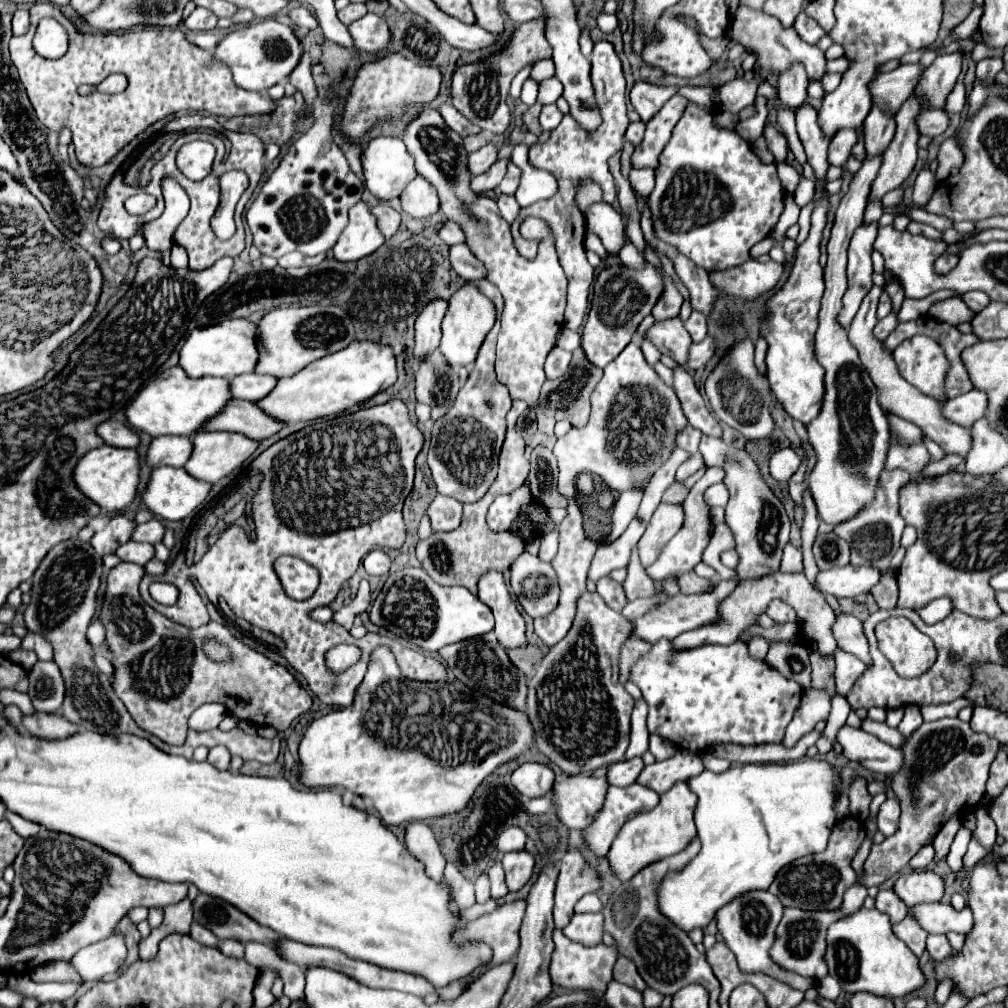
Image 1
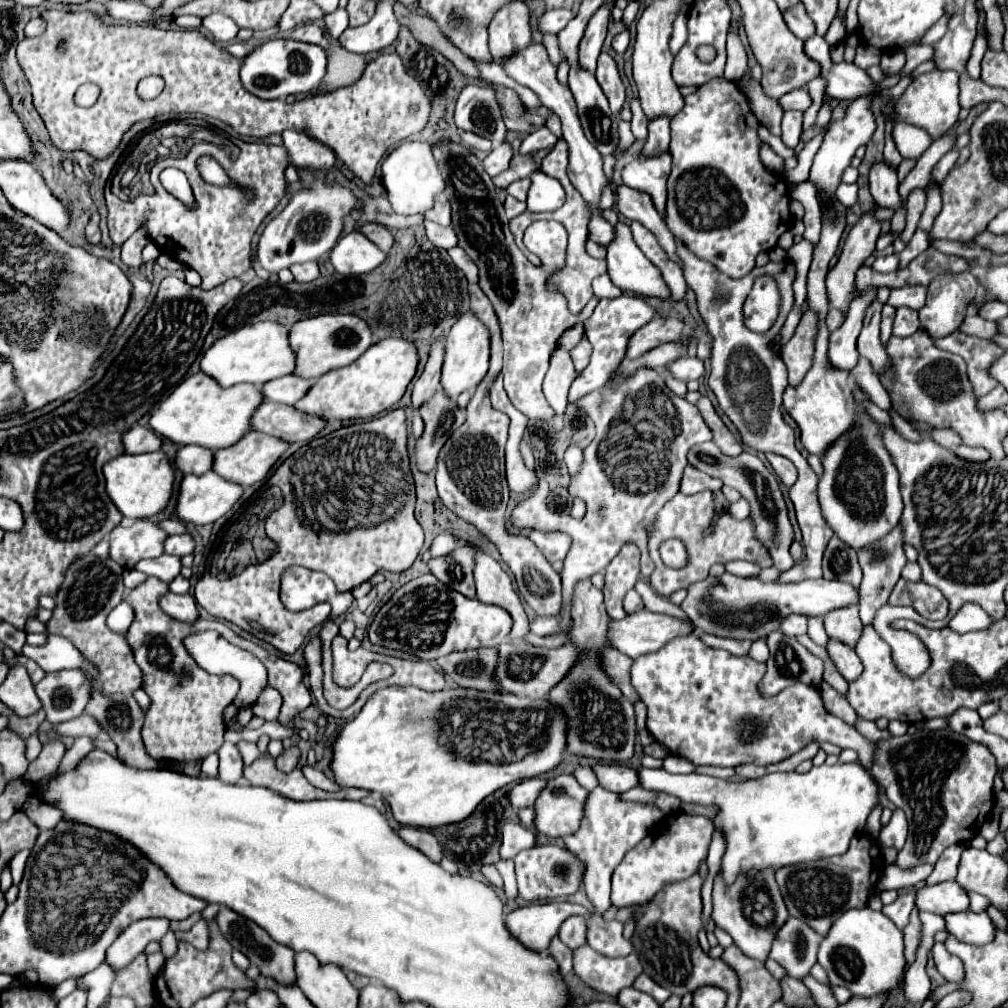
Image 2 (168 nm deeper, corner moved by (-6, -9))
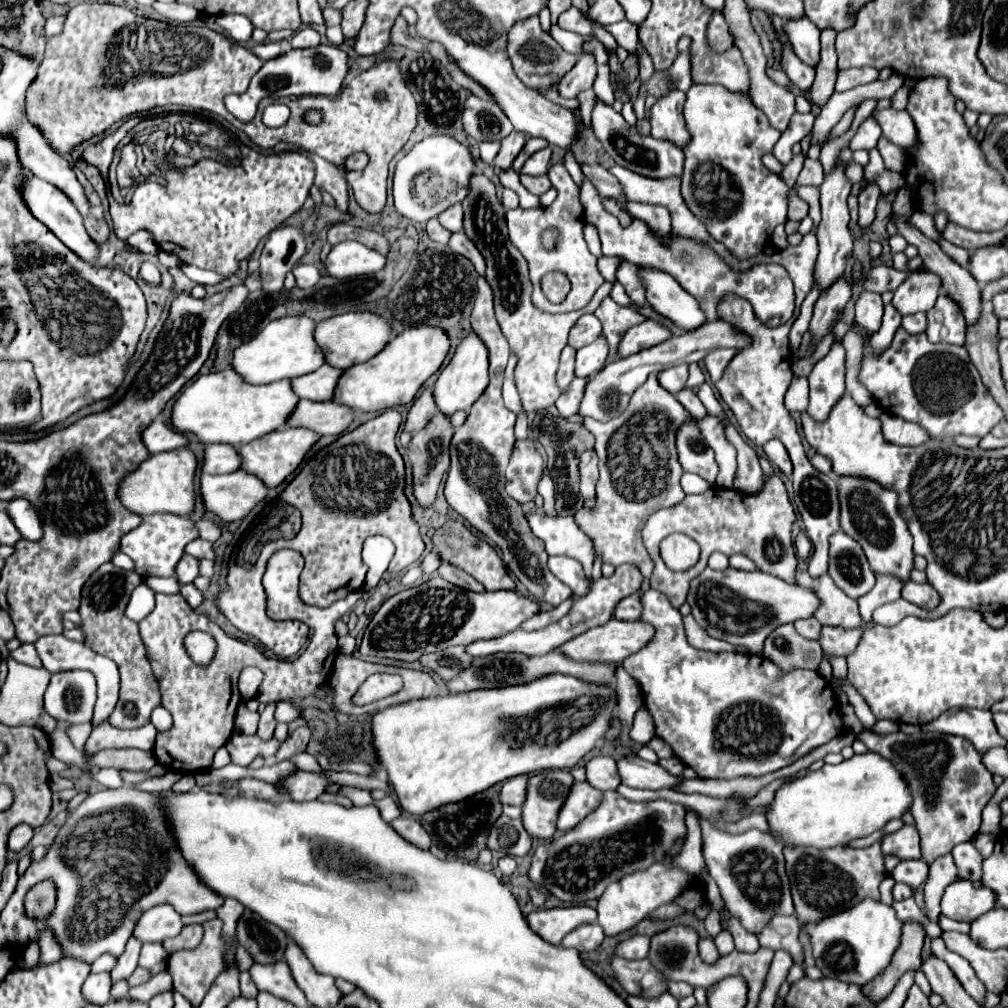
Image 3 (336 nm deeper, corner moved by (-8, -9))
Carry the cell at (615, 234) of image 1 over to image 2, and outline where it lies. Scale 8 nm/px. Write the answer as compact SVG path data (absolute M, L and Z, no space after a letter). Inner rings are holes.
M618 223L616 225L616 239L608 245L608 275L612 279L612 283L616 287L620 287L624 293L632 293L632 295L640 295L640 297L656 297L660 301L670 303L670 287L666 285L666 281L662 281L662 273L658 267L654 267L654 263L640 253L638 245L632 239L632 231L628 225Z

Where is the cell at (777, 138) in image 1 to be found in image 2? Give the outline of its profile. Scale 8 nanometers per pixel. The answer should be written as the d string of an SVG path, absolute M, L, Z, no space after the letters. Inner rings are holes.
M746 69L744 77L742 77L742 85L744 85L744 93L748 97L748 103L754 111L754 115L758 117L758 121L774 135L780 135L780 119L784 115L782 105L778 103L778 99L766 97L766 93L762 93L762 85L760 81L756 81L750 73L750 69Z

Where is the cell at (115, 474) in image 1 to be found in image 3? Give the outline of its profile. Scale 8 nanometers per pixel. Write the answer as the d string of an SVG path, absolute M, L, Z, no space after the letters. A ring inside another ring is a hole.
M188 449L154 453L146 461L142 461L136 471L130 471L120 481L120 501L126 509L130 509L140 517L152 513L190 515L194 509L194 471L196 471L196 457Z

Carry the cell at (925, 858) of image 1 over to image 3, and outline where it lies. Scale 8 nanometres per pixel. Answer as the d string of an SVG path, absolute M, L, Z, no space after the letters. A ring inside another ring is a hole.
M920 859L918 861L900 861L890 875L896 883L906 883L908 887L916 889L918 885L922 885L926 881L928 865Z

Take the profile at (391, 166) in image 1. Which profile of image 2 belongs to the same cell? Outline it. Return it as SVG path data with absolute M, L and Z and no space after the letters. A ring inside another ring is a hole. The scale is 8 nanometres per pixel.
M406 141L398 149L394 149L382 163L382 183L396 213L424 215L428 209L434 207L436 195L444 191L444 177L442 173L438 173L432 147L434 145L428 141Z

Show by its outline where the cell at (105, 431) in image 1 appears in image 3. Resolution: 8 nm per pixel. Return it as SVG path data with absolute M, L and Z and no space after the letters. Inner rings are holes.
M160 419L152 421L152 425L148 425L148 429L144 429L142 441L150 453L180 449L186 445L186 437L182 433L176 433L170 425L166 425Z

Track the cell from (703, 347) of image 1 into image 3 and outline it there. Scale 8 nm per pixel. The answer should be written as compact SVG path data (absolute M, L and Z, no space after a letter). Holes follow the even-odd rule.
M678 365L678 367L672 367L672 369L660 371L658 381L670 393L678 393L688 381L688 365Z

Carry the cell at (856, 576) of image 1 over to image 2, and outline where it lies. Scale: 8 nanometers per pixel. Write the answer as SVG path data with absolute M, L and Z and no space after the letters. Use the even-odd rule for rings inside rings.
M724 573L720 577L708 575L704 581L696 581L694 585L690 585L682 609L690 617L694 627L704 633L738 641L756 641L776 631L782 619L792 613L816 617L852 603L858 603L858 591L842 581L806 579L800 583L764 583L758 577L738 577L732 573Z

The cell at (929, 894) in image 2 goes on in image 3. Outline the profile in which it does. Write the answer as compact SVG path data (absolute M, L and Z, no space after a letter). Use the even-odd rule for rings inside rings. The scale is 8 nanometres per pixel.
M958 879L944 889L940 907L942 915L970 923L978 915L990 911L994 907L994 899L996 897L992 897L992 891L982 883Z

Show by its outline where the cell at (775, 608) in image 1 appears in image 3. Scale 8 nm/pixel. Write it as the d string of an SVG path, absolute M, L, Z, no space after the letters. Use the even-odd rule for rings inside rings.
M814 617L804 619L804 621L796 621L794 627L796 627L798 635L802 635L806 639L818 639L820 637L820 629L822 629L822 625Z

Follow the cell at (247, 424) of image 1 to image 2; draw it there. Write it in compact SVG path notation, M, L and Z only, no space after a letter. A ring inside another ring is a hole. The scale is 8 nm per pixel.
M264 401L252 419L254 431L264 431L288 443L314 439L324 427L326 427L324 417L310 415L290 405L272 403L272 401Z

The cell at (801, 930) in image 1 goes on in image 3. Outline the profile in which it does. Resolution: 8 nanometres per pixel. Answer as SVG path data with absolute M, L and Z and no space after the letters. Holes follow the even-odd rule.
M796 915L774 917L764 927L758 941L760 941L760 947L790 953L792 961L796 965L802 965L804 963L804 947L800 943L800 933L802 933L802 923L798 921Z

